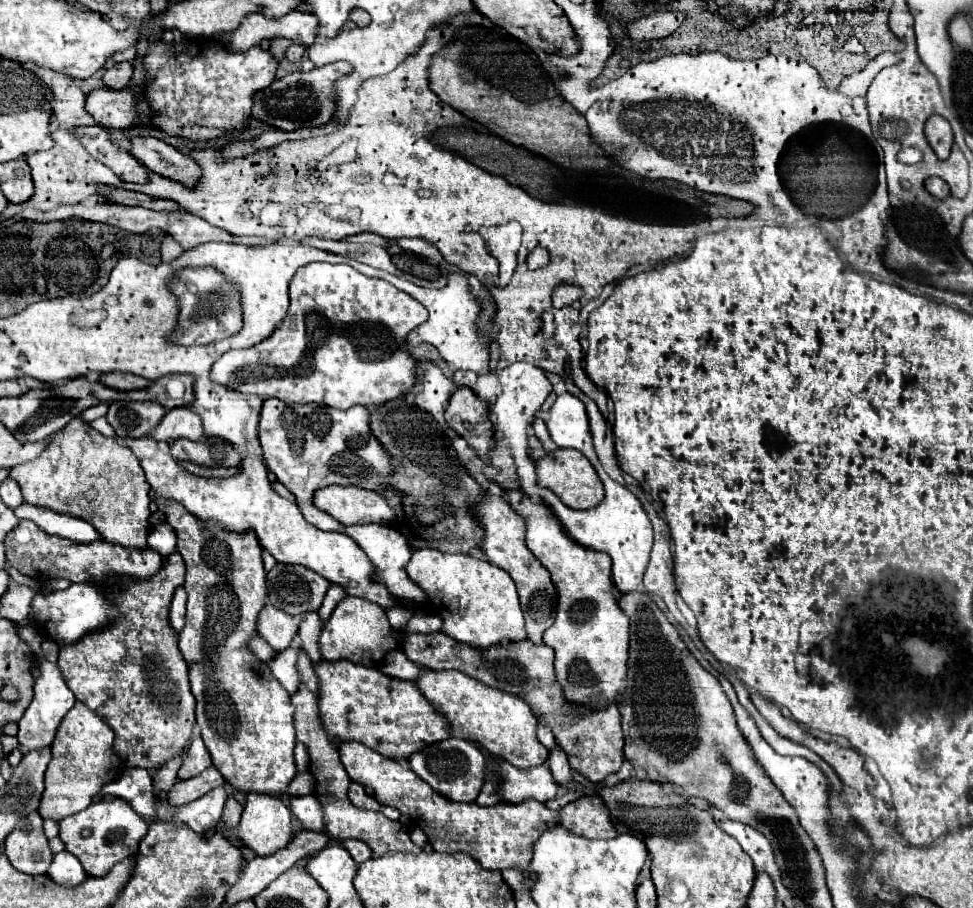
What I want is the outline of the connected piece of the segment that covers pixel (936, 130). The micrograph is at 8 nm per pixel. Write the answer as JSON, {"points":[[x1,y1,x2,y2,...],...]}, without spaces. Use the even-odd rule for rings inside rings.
{"points":[[931,116,925,124,925,136,939,158,947,158,953,146,951,124,943,116]]}

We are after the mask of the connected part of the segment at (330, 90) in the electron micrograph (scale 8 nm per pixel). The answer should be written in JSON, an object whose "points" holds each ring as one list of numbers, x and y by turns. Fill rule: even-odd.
{"points":[[333,62,321,68,313,68,309,72,301,72,301,70,291,72,285,78,275,80,269,88,255,94,253,118,265,120,267,124,281,130,325,126,331,122,337,108,337,96,335,96,337,78,343,78,345,74,351,74,351,72,353,72,353,66,349,66,349,62]]}

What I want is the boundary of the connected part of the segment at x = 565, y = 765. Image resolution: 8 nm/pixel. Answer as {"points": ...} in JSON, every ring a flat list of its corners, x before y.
{"points":[[557,744,553,746,553,752,549,754,547,764,549,764,549,768,551,768,551,772,553,772,553,778,555,778,555,782,557,782,559,786,565,784,565,782,569,782,569,780,573,780,567,754,565,754]]}

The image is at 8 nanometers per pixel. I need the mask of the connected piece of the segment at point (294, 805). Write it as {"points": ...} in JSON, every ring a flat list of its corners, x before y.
{"points":[[289,796,287,804,302,828,315,831,324,829,323,812,315,796]]}

